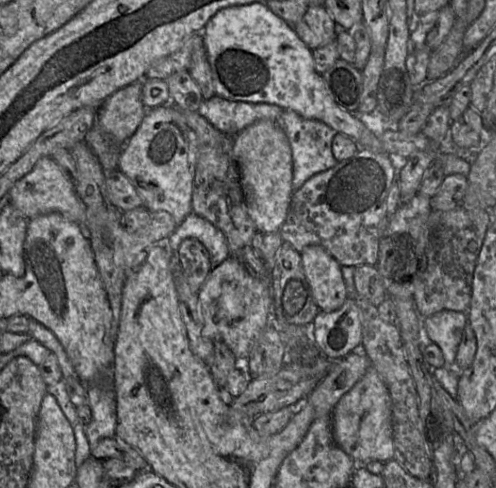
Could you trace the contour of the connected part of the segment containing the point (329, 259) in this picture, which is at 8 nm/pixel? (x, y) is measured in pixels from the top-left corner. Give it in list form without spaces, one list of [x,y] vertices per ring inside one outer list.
[[[319,245],[306,246],[300,255],[305,277],[320,311],[339,309],[348,297],[342,266]]]

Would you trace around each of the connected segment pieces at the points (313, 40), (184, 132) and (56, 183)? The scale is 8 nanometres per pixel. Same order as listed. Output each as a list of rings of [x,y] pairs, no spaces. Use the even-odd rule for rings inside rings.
[[[309,6],[293,29],[306,46],[313,51],[335,41],[338,27],[324,6]]]
[[[166,103],[146,111],[139,127],[121,149],[117,170],[130,180],[151,214],[168,212],[179,225],[192,213],[197,157],[195,132],[186,124],[181,110]]]
[[[52,157],[39,159],[31,171],[18,179],[10,189],[9,203],[28,219],[49,213],[59,213],[85,229],[86,209],[76,193],[75,185],[62,173]]]

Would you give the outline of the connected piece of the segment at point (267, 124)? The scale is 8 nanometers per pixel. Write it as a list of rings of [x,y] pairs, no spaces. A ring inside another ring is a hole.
[[[258,120],[233,137],[232,154],[239,168],[247,211],[257,231],[278,232],[286,220],[294,192],[292,152],[286,134],[276,121]]]

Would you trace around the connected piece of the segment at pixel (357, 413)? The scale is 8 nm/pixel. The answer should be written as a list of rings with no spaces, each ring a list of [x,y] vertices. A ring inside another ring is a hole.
[[[371,365],[336,404],[332,412],[332,432],[337,445],[356,463],[385,463],[393,459],[391,397],[374,366]]]

